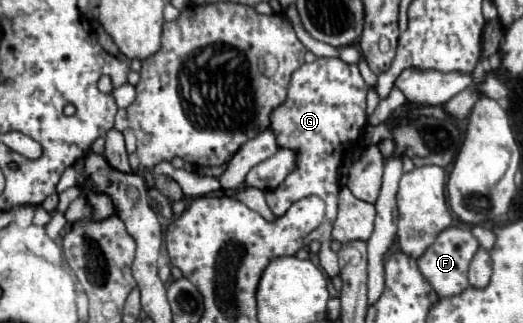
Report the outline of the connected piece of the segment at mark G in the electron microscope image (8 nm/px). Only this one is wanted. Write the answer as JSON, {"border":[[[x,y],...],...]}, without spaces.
{"border":[[[317,58],[311,64],[303,64],[293,72],[289,84],[287,100],[271,114],[271,130],[277,136],[281,148],[291,148],[299,152],[297,168],[283,180],[281,186],[267,192],[267,204],[275,216],[283,216],[291,204],[307,196],[319,196],[327,204],[325,220],[315,228],[305,240],[319,240],[321,252],[319,266],[323,272],[333,278],[339,274],[337,254],[331,252],[331,228],[337,216],[337,166],[343,160],[343,154],[357,142],[361,128],[367,122],[365,114],[365,96],[369,86],[361,78],[357,64],[345,64],[339,58]]]}

